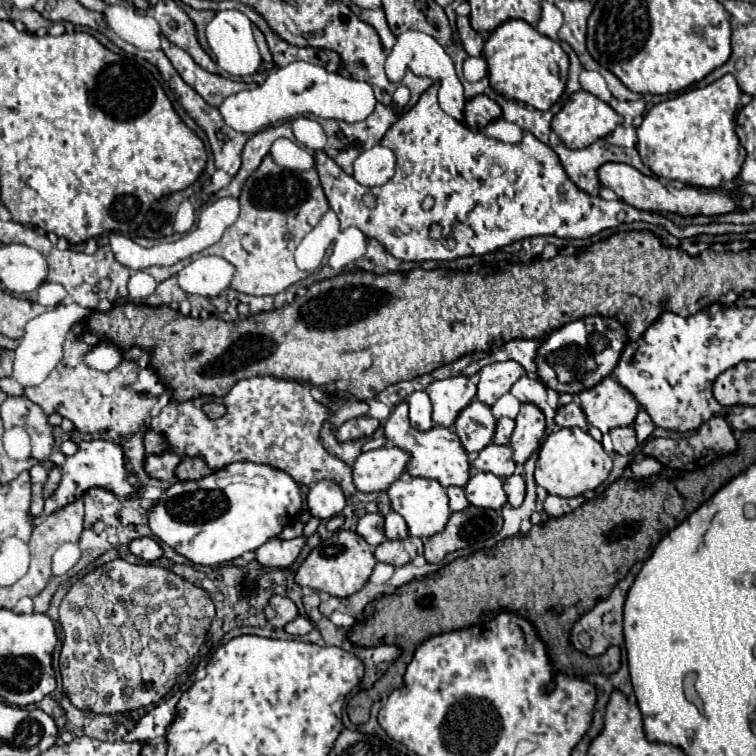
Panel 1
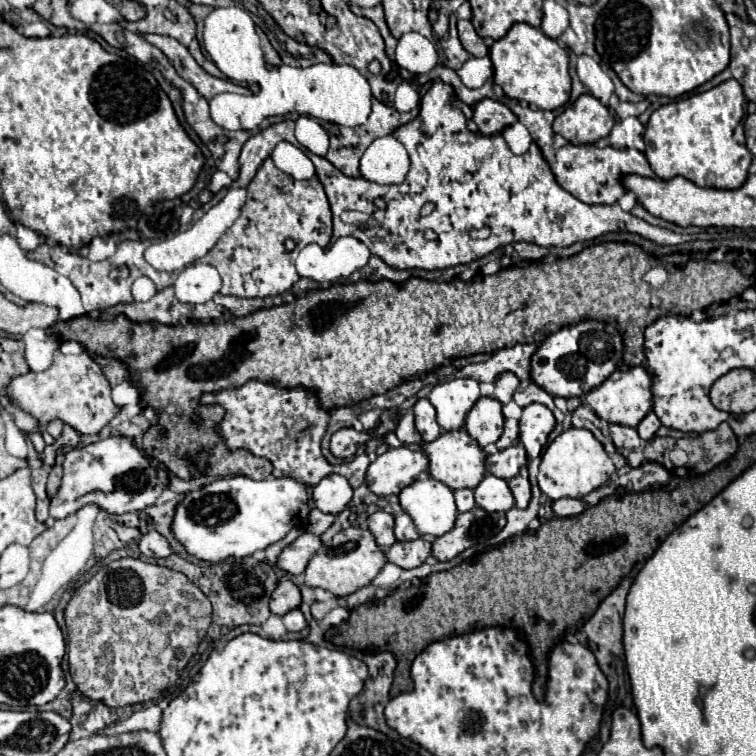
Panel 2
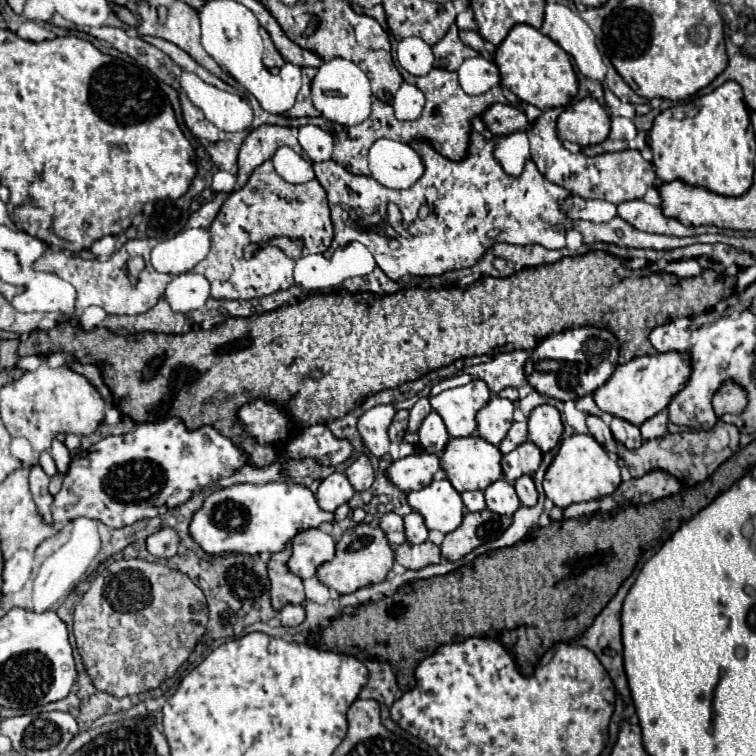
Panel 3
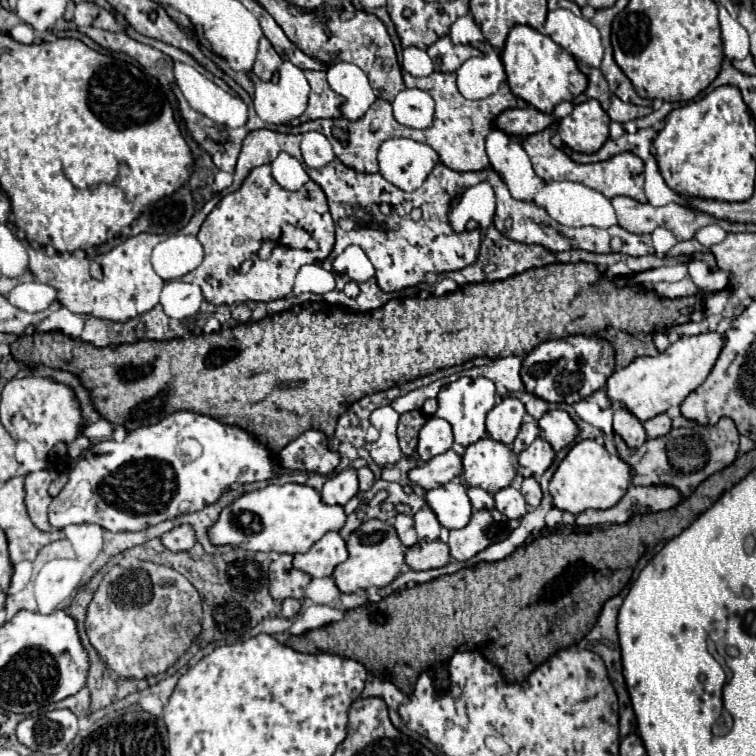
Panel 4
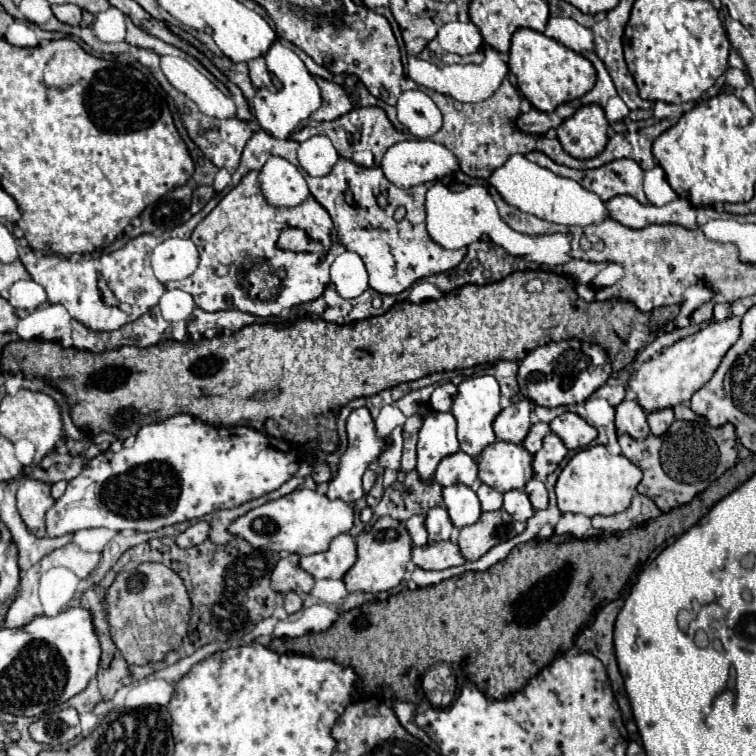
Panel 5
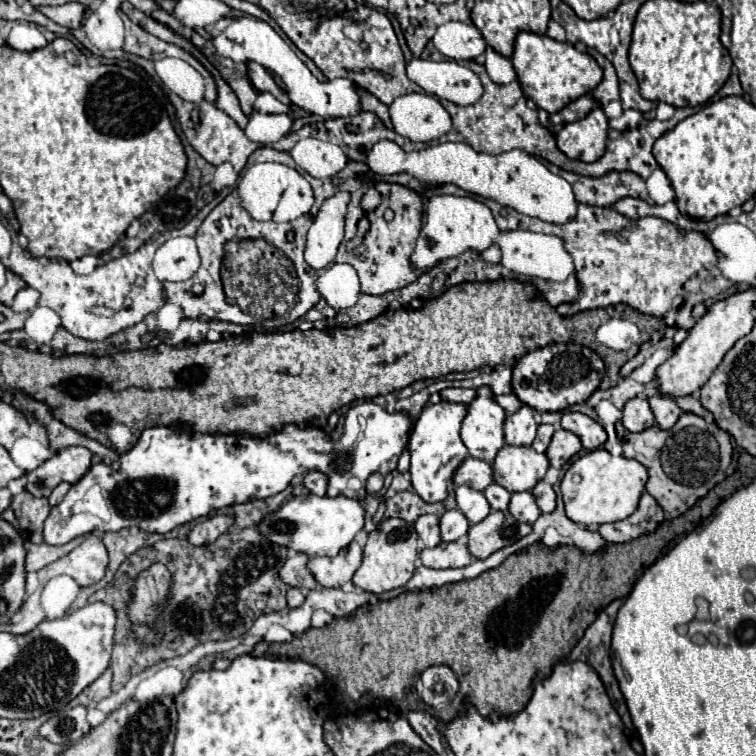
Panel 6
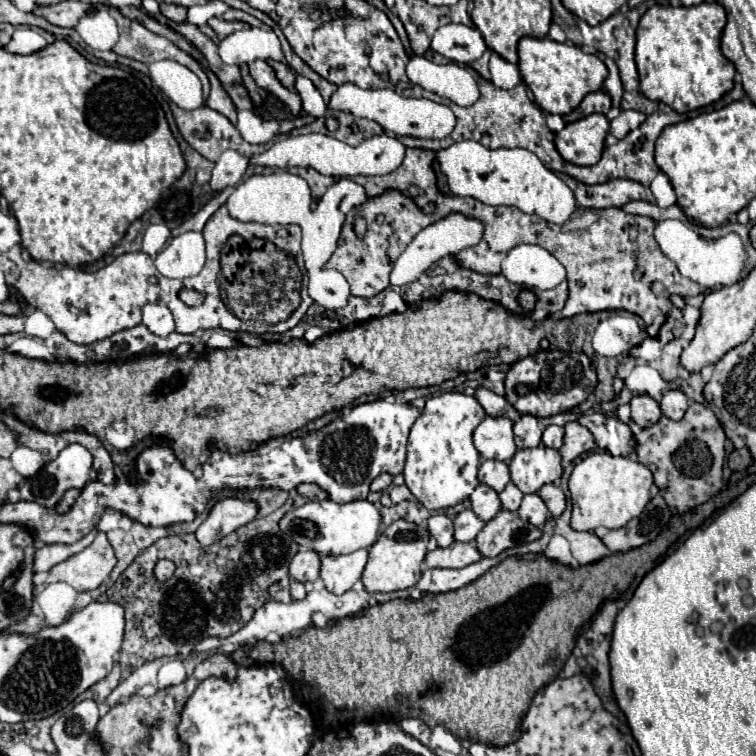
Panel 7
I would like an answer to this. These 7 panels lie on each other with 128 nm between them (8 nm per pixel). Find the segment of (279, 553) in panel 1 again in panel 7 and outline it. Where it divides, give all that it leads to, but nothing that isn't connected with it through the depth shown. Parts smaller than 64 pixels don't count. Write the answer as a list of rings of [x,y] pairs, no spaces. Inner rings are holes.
[[[356,550],[352,554],[344,554],[344,556],[322,558],[320,576],[322,576],[326,588],[334,594],[348,592],[362,578],[366,560],[368,560],[368,550]]]

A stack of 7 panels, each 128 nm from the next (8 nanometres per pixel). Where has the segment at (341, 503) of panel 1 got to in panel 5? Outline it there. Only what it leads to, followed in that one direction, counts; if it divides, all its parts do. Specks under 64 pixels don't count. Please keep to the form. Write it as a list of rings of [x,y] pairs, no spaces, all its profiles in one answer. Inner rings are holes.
[[[356,408],[350,412],[348,420],[346,420],[346,432],[348,432],[348,446],[344,450],[344,454],[340,456],[338,462],[338,474],[328,482],[328,498],[330,500],[344,500],[348,504],[364,498],[364,490],[362,490],[362,474],[370,468],[370,464],[378,462],[380,454],[388,448],[390,440],[386,438],[378,438],[376,434],[376,426],[374,426],[374,418],[370,414],[368,408]]]

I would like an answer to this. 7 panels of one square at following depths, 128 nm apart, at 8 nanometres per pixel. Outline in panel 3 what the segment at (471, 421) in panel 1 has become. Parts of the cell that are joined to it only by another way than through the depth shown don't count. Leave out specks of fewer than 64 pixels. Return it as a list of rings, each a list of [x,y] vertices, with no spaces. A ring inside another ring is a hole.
[[[494,396],[476,416],[478,434],[484,440],[498,446],[506,438],[510,426],[514,424],[514,418],[512,418],[514,408],[516,406],[514,406],[512,400],[504,400],[500,396]]]

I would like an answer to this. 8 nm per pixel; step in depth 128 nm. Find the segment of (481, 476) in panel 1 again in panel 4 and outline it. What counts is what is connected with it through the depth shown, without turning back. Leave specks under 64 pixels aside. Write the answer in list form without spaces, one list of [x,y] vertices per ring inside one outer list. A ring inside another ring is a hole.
[[[512,486],[496,492],[494,502],[496,502],[496,508],[500,512],[504,512],[508,518],[522,518],[528,512],[528,504],[526,504],[524,496]]]

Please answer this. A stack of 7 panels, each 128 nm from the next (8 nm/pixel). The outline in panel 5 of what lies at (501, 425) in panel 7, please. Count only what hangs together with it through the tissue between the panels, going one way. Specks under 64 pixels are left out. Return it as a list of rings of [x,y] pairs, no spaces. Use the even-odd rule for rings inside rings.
[[[480,376],[480,378],[470,378],[458,384],[458,394],[454,396],[454,404],[450,410],[458,422],[458,440],[460,440],[460,450],[470,454],[472,458],[480,456],[480,452],[496,442],[496,434],[492,428],[492,422],[496,416],[502,412],[500,406],[500,386],[494,376]]]

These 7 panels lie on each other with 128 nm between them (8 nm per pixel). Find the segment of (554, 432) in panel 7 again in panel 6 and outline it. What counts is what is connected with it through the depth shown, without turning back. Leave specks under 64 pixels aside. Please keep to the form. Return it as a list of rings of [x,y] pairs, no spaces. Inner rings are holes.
[[[540,424],[532,448],[534,448],[536,452],[546,452],[546,448],[548,448],[548,444],[550,444],[550,440],[552,440],[552,434],[554,434],[554,426]]]

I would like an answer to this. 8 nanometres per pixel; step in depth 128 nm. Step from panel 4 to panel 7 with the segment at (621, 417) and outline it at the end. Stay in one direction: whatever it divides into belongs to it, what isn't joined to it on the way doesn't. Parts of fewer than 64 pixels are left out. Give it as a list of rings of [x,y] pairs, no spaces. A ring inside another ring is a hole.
[[[642,394],[642,396],[634,396],[630,400],[630,408],[632,408],[632,420],[640,426],[640,428],[646,428],[646,426],[652,426],[660,420],[662,416],[662,410],[660,410],[660,404],[650,398],[648,394]]]

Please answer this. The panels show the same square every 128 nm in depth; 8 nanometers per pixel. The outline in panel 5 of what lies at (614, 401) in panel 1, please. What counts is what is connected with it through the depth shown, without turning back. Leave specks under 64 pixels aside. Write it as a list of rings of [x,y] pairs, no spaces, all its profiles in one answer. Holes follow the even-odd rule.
[[[730,314],[722,322],[710,322],[706,328],[698,330],[696,334],[690,334],[670,348],[662,350],[658,356],[650,358],[648,362],[642,362],[638,372],[630,378],[628,390],[636,394],[638,404],[650,412],[650,410],[660,410],[660,408],[672,408],[676,404],[688,402],[696,390],[700,390],[716,372],[720,366],[724,354],[728,348],[738,340],[742,334],[742,318],[736,314]]]

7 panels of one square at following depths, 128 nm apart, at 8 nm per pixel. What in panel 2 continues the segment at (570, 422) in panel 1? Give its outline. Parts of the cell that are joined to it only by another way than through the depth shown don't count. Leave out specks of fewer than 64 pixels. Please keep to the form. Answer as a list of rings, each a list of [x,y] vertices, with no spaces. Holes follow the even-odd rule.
[[[580,406],[572,412],[572,424],[574,428],[586,428],[590,430],[602,444],[606,444],[606,436],[602,432],[602,420],[596,416],[596,412],[590,406]]]

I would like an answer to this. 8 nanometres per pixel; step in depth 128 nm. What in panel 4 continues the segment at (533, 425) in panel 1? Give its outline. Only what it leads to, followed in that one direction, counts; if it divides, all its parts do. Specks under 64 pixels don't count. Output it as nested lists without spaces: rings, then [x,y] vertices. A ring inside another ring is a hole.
[[[560,408],[546,412],[538,420],[538,424],[540,424],[544,440],[548,440],[556,452],[572,444],[576,436],[580,434],[580,426],[572,420],[572,416],[566,410],[560,410]]]

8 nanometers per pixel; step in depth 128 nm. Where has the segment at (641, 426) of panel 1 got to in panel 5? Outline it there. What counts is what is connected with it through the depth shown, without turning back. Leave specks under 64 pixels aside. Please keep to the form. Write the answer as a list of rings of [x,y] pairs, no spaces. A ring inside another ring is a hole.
[[[664,408],[664,410],[656,410],[656,412],[648,412],[648,424],[652,434],[662,436],[674,422],[674,410],[672,408]]]

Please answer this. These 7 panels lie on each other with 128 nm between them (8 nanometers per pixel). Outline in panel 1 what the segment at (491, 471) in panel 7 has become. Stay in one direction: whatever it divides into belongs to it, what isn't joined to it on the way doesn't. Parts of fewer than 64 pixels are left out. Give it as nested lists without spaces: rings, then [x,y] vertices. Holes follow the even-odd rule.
[[[396,446],[362,452],[354,462],[354,484],[360,492],[388,490],[406,470],[410,454]]]

